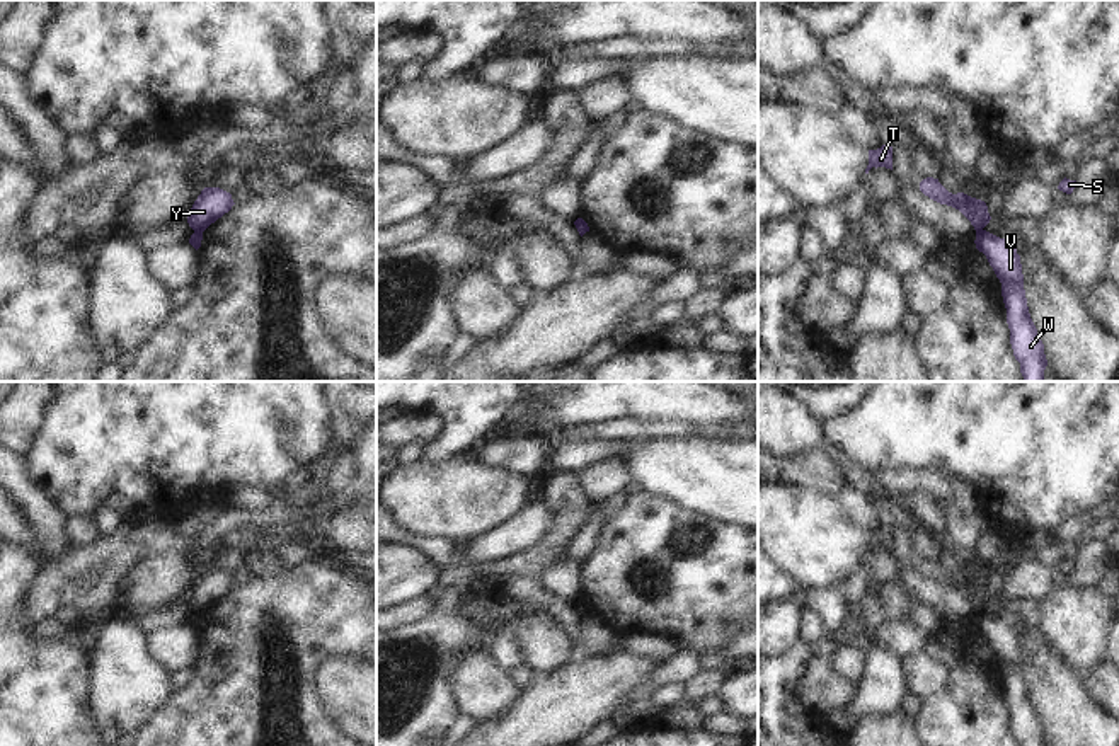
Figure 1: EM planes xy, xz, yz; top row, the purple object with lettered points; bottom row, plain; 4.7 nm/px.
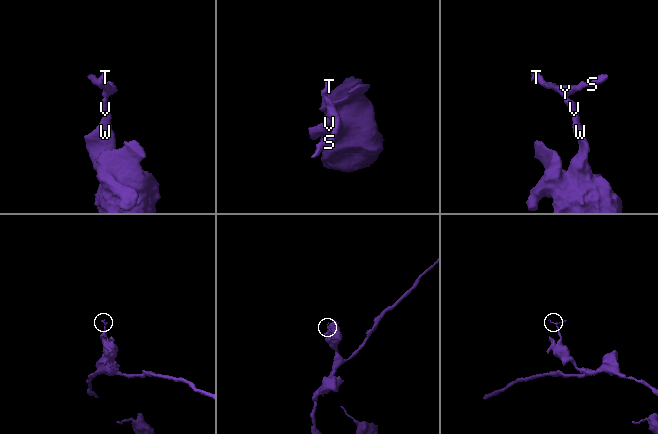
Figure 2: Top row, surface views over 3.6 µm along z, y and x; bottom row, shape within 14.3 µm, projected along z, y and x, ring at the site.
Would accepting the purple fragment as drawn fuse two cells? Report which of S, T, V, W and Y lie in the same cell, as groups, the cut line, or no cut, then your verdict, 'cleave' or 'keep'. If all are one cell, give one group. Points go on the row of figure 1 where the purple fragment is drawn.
S T Y / V W; cut in xy along (195, 229), (201, 232); cleave

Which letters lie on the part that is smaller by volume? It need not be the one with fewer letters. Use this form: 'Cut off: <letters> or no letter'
Cut off: S, T, Y.

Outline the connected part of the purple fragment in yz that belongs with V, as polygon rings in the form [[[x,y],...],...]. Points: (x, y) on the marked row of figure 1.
[[[986,230],[976,232],[974,244],[976,249],[986,255],[1001,283],[1010,344],[1015,359],[1020,363],[1024,382],[1044,382],[1047,359],[1044,344],[1029,313],[1022,264],[1015,245]]]

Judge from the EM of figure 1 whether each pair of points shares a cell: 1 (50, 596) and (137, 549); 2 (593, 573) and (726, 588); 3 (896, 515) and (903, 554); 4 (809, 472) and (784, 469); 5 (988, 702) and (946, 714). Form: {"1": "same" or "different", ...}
{"1": "same", "2": "same", "3": "different", "4": "same", "5": "same"}

